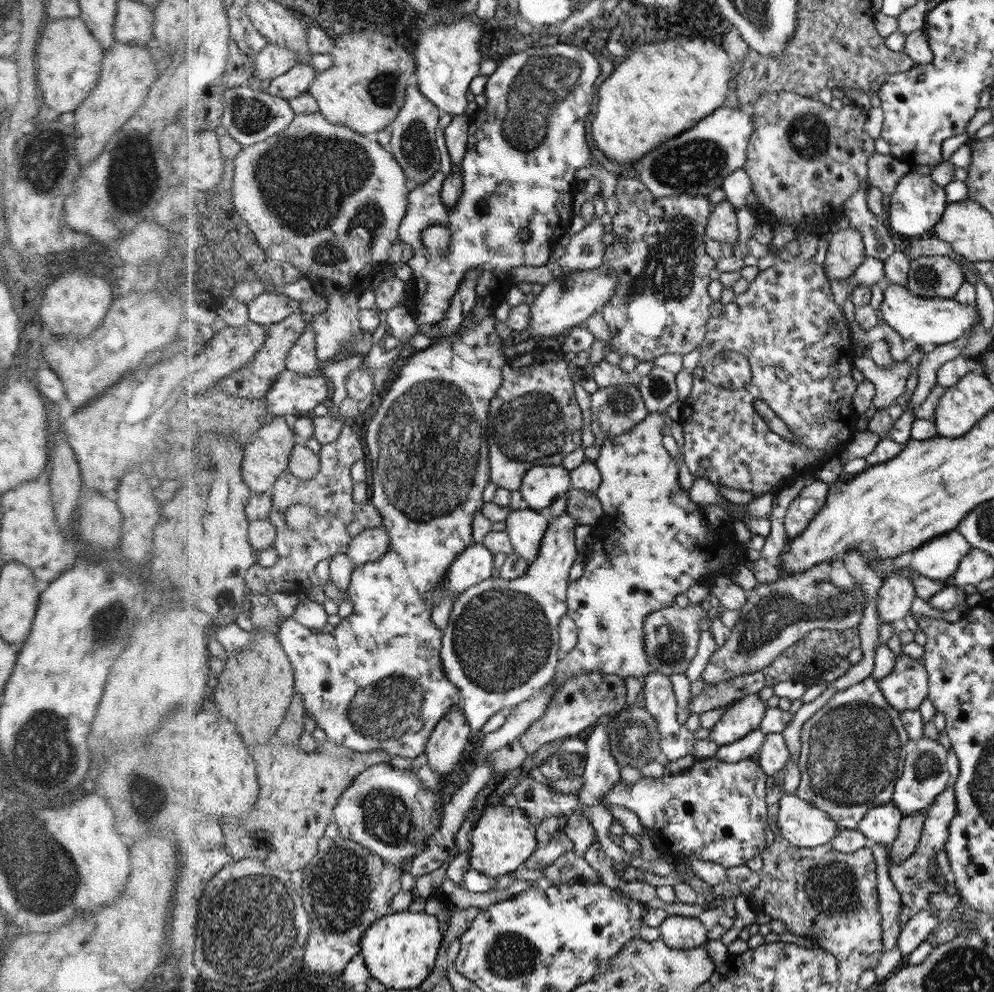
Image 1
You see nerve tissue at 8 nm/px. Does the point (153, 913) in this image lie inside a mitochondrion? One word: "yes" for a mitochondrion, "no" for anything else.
no

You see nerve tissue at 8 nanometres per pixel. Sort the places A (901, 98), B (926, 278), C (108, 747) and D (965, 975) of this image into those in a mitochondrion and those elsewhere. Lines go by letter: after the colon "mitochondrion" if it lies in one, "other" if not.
A: other
B: mitochondrion
C: other
D: mitochondrion

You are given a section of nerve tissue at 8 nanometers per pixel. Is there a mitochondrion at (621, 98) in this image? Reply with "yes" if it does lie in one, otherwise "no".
no

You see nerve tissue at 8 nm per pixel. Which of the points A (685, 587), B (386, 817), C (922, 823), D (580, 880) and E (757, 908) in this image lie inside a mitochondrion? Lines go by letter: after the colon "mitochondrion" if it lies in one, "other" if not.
A: other
B: mitochondrion
C: other
D: other
E: other

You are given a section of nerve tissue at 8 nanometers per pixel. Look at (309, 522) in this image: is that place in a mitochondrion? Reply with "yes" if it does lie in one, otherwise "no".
yes

